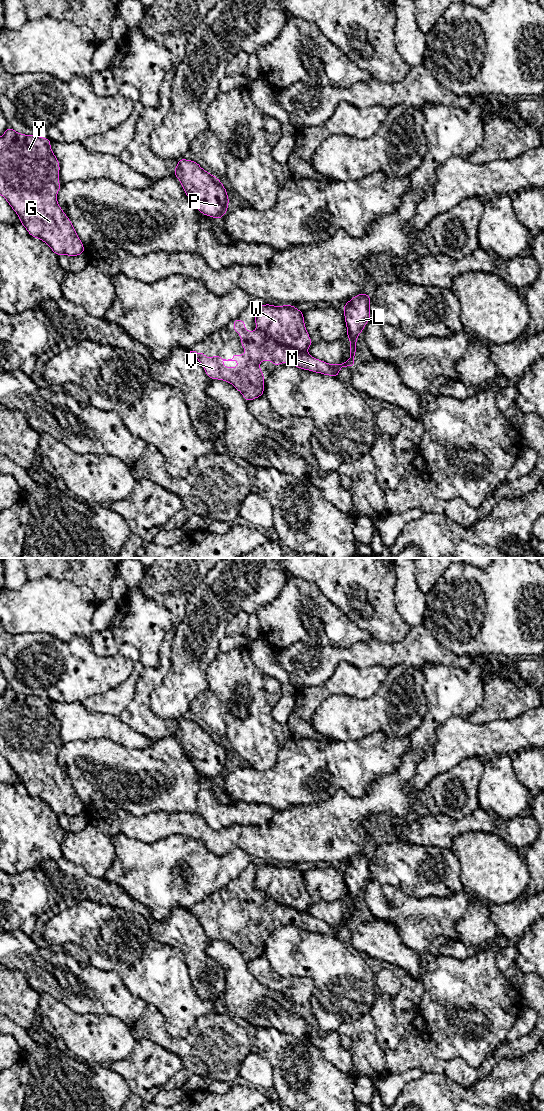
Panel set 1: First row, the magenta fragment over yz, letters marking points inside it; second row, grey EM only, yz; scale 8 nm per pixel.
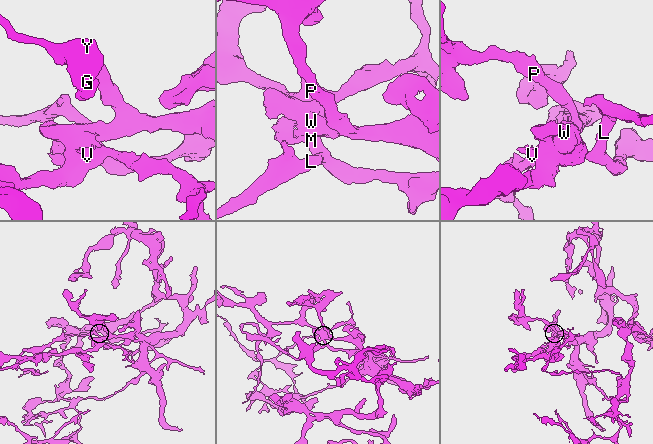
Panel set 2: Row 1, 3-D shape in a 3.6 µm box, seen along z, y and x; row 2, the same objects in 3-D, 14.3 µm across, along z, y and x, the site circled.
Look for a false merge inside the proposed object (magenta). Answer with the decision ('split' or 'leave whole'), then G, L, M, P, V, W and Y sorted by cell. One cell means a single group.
split; G P W Y / L M V

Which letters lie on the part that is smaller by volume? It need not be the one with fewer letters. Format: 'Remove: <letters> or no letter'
Remove: L, M, V

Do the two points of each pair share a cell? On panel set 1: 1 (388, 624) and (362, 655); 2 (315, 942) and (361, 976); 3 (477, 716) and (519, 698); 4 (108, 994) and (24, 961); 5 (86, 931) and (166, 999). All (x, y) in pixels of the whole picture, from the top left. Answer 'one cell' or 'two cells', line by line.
1: two cells
2: one cell
3: one cell
4: one cell
5: one cell

